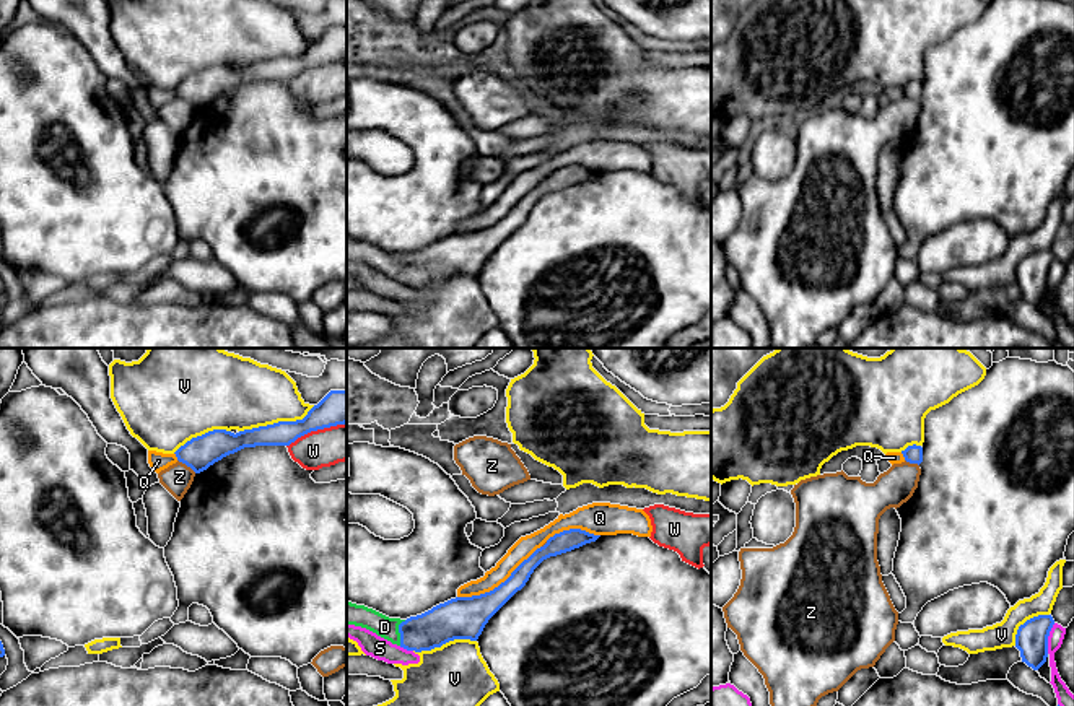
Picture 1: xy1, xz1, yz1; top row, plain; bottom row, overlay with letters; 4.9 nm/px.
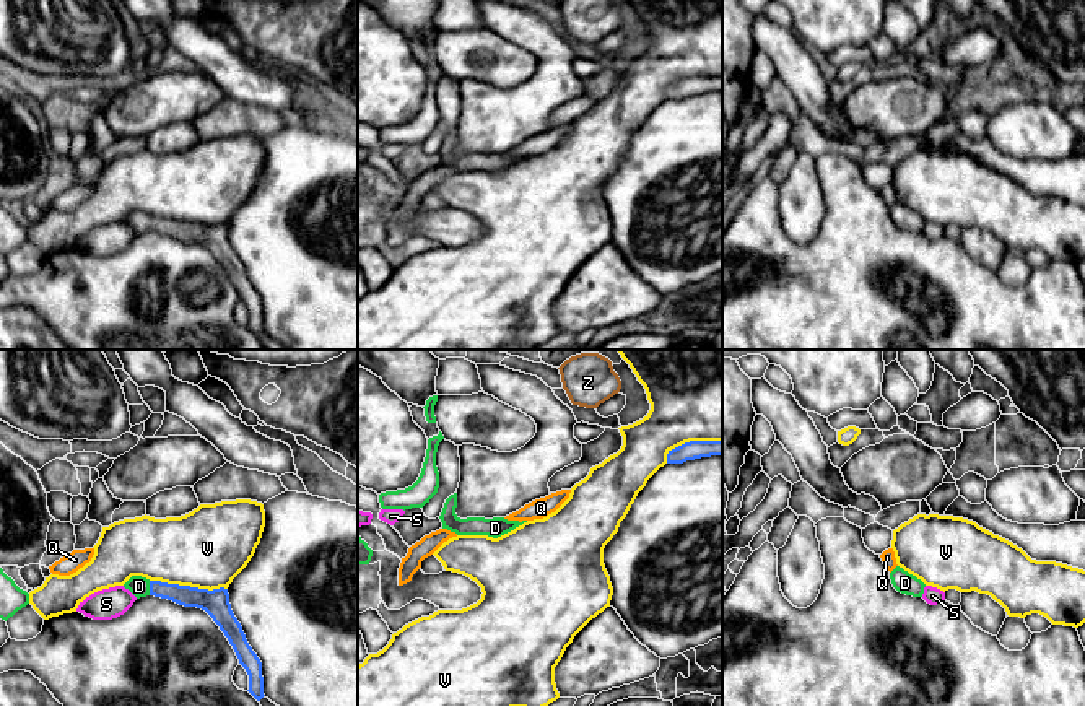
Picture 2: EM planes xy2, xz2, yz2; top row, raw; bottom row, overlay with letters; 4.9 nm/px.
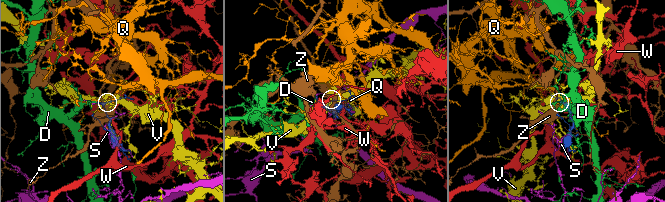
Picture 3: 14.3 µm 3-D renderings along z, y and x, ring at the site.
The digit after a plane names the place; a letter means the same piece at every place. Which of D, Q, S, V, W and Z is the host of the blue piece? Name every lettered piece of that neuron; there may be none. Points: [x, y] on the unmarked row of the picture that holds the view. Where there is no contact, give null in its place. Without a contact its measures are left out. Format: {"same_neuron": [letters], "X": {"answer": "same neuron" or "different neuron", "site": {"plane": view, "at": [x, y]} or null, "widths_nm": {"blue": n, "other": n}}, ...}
{"same_neuron": ["D"], "D": {"answer": "same neuron", "site": {"plane": "xz1", "at": [399, 267]}, "widths_nm": {"blue": 190, "other": 110}}, "Q": {"answer": "different neuron", "site": {"plane": "xz1", "at": [500, 220]}, "widths_nm": {"blue": 200, "other": 100}}, "S": {"answer": "different neuron", "site": {"plane": "yz1", "at": [1047, 274]}, "widths_nm": {"blue": 160, "other": 80}}, "V": {"answer": "different neuron", "site": {"plane": "xy2", "at": [189, 222]}, "widths_nm": {"blue": 130, "other": 400}}, "W": {"answer": "different neuron", "site": {"plane": "xy1", "at": [316, 65]}, "widths_nm": {"blue": 170, "other": 190}}, "Z": {"answer": "different neuron", "site": {"plane": "xy1", "at": [187, 101]}, "widths_nm": {"blue": 160, "other": 150}}}

